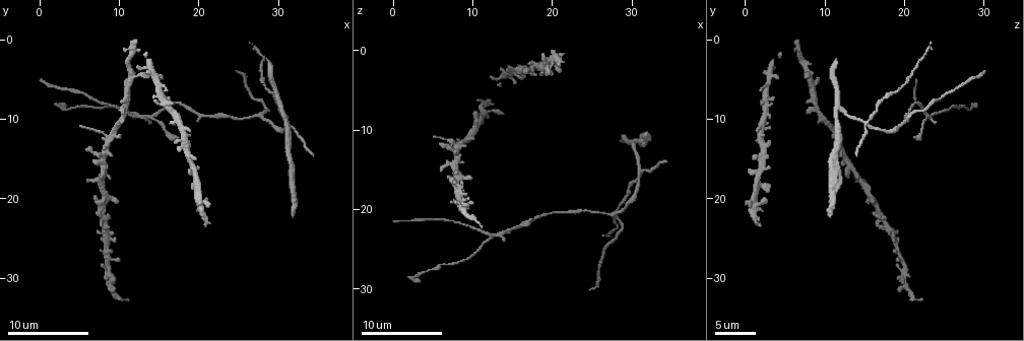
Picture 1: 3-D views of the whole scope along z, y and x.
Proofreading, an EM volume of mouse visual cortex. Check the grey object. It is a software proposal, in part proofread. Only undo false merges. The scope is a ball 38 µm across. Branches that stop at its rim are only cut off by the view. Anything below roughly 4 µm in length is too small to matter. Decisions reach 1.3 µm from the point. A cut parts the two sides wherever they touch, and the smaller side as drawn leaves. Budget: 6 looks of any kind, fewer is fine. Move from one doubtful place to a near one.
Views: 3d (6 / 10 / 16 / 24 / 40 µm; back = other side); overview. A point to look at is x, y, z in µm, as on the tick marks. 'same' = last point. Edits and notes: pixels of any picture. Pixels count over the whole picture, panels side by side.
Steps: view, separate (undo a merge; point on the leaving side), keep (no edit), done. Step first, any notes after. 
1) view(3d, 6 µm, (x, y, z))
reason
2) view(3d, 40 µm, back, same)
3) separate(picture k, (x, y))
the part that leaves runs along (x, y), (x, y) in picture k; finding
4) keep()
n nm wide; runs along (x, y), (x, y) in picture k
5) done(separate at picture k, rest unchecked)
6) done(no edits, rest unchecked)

view(3d, 6 µm, (28.0, 9.8, 20.6))
arms part here

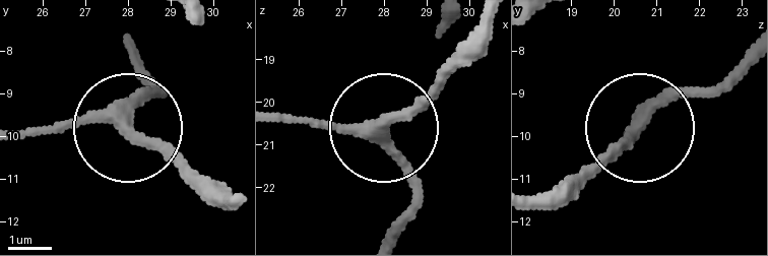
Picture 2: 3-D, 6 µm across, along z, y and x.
view(3d, 6 µm, back, (28.00, 9.70, 20.60))

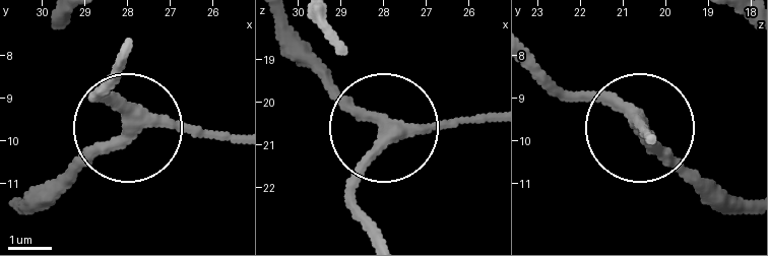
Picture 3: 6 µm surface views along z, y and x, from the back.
keep()
3 arms; runs along (230, 139), (135, 129), (91, 96) in picture 3; one cell here

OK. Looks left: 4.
view(3d, 16 µm, (17.4, 7.8, 21.2))
thin neck

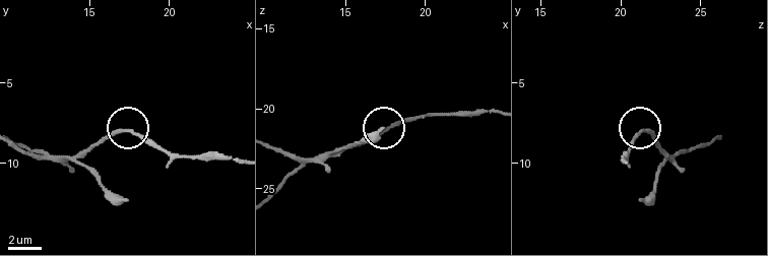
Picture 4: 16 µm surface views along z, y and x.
view(3d, 16 µm, back, (17.6, 8.0, 21.3))

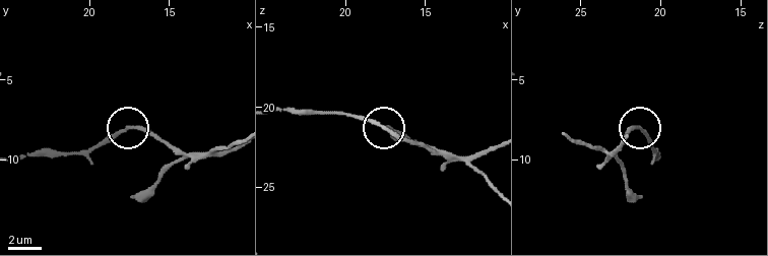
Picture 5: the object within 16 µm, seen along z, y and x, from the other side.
keep()
runs along (493, 150), (476, 155), (432, 151), (356, 116) in picture 5; all the same cell

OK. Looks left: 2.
view(3d, 6 µm, (12.0, 9.6, 23.8))
branch point

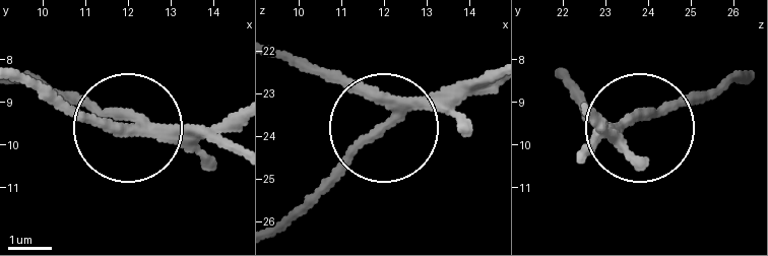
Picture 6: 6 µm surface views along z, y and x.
view(3d, 6 µm, back, (12.20, 9.35, 23.65))
other side

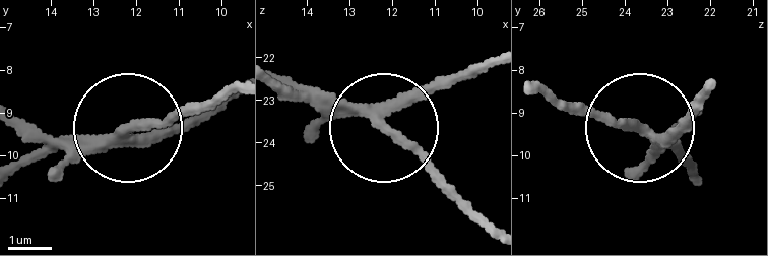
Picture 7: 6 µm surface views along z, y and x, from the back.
keep()
side arm 12 µm; runs along (489, 61), (412, 98), (387, 123), (474, 218) in picture 7; one cell here

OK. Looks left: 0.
done(no edits, rest unchecked)

